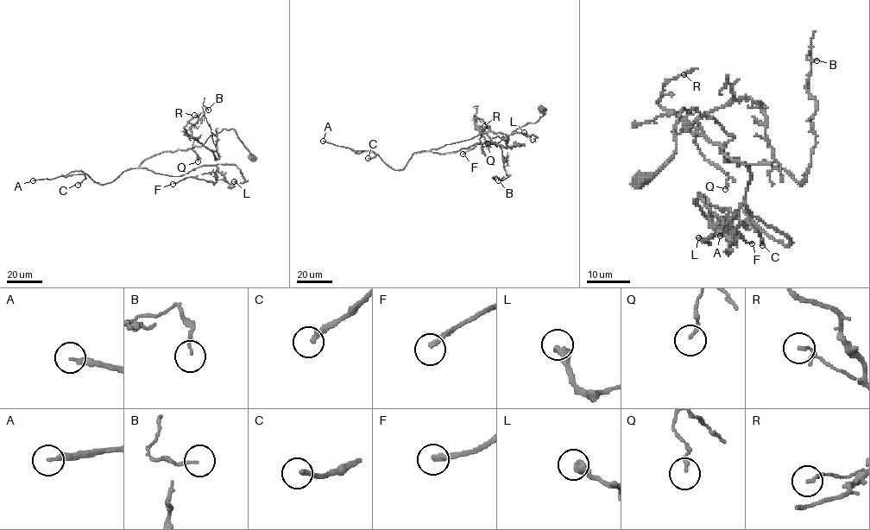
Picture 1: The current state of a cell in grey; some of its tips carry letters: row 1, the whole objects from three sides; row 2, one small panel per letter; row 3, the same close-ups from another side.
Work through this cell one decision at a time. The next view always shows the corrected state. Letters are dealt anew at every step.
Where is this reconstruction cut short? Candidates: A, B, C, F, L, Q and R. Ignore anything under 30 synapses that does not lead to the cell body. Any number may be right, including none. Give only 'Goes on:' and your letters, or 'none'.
Goes on: A

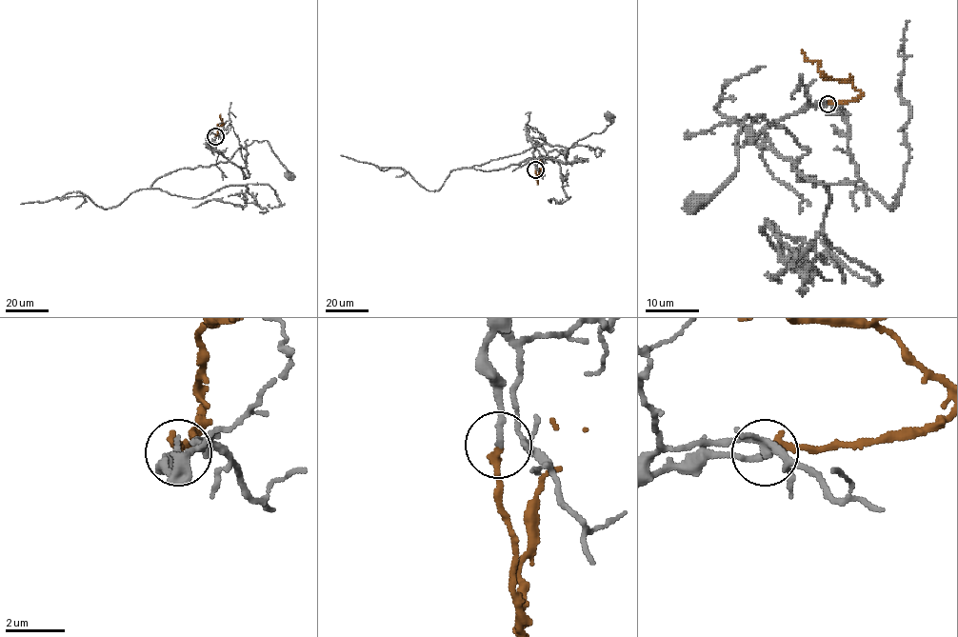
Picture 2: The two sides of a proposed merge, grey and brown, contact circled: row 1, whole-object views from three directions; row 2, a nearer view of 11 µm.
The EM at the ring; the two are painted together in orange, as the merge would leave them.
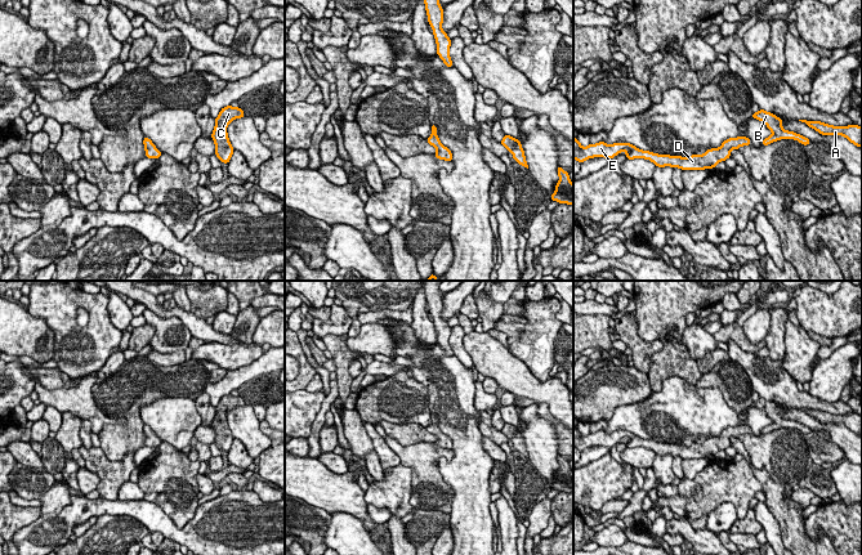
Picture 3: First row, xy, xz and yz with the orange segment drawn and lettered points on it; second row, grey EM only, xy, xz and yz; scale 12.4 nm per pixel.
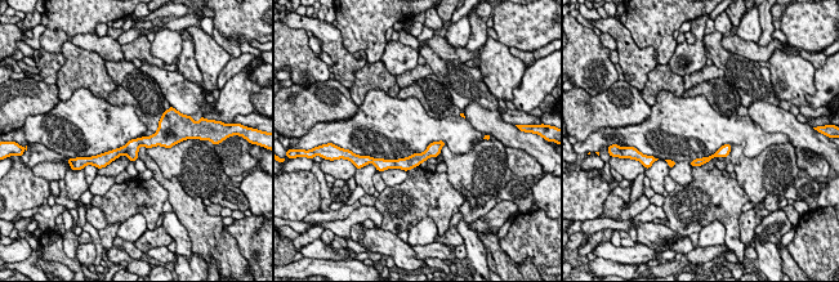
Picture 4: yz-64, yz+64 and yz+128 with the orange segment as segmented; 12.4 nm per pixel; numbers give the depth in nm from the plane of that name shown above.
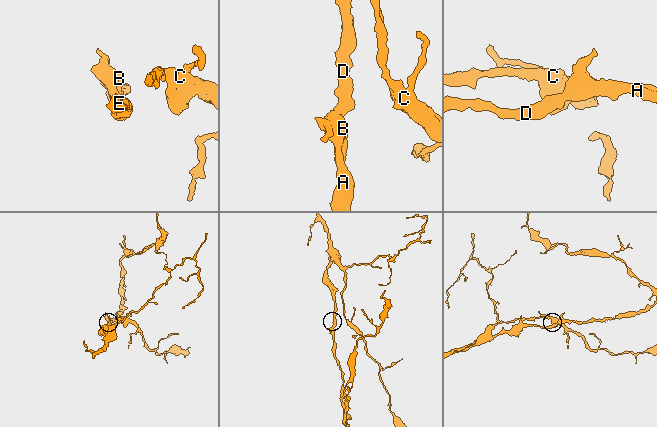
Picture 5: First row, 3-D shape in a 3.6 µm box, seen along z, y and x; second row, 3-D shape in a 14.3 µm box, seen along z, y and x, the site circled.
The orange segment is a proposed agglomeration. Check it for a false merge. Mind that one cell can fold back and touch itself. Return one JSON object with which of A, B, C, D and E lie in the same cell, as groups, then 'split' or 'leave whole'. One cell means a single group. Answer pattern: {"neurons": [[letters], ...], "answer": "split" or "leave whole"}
{"neurons": [["A", "B", "C", "D", "E"]], "answer": "leave whole"}

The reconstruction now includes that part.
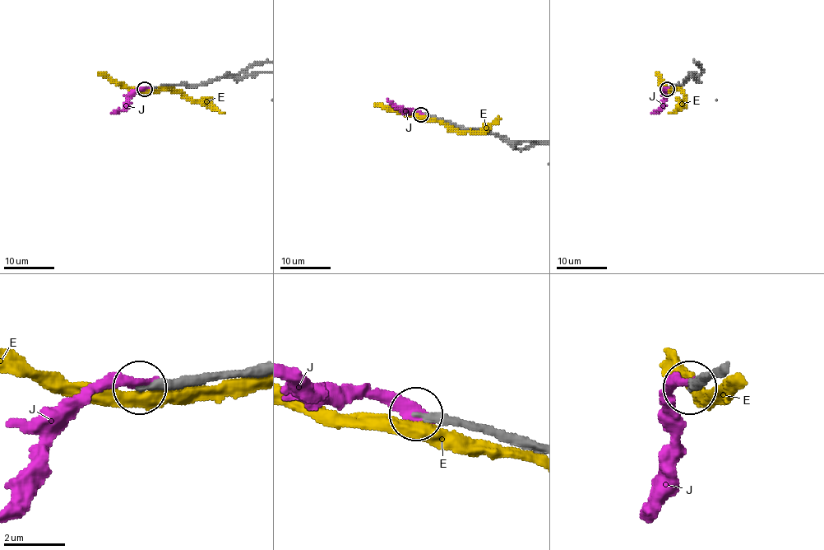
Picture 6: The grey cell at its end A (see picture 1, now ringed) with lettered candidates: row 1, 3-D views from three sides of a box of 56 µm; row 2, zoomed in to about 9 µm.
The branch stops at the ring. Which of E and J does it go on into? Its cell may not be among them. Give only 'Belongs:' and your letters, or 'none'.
Belongs: none

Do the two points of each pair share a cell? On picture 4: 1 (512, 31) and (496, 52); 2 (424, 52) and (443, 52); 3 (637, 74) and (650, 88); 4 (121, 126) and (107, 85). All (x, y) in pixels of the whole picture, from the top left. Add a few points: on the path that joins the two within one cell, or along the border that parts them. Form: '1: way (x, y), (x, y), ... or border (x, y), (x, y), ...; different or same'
1: border (498, 40), (508, 48); different
2: border (424, 43), (441, 58), (460, 62); different
3: border (657, 63), (639, 90); different
4: border (77, 89), (86, 88), (106, 101); different

